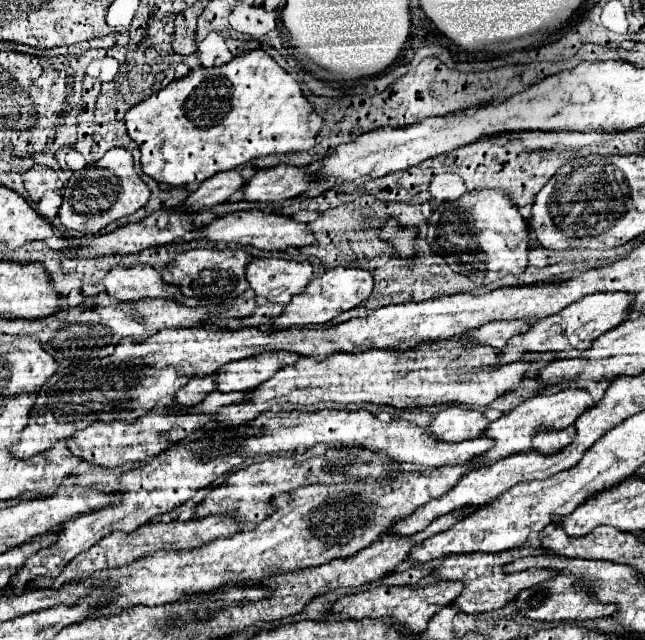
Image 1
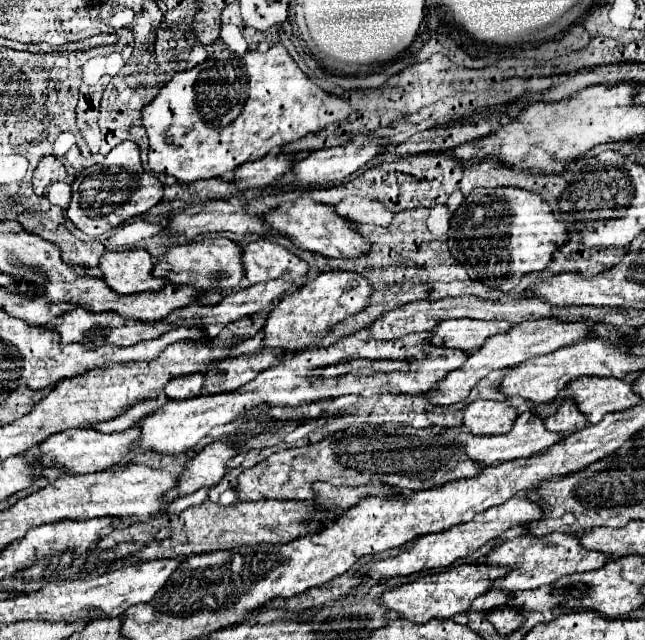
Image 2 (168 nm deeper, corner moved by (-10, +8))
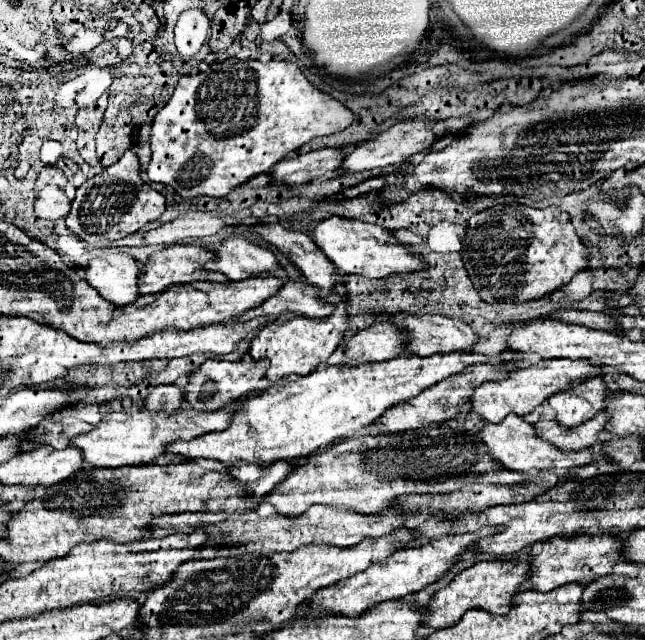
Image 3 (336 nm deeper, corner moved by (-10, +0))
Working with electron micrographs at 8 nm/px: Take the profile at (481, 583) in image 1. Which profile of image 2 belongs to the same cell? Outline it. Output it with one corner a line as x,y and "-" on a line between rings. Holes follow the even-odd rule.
550,533
544,537
536,535
522,535
510,541
504,541
496,545
484,559
484,563
490,565
504,565
510,567
510,573
506,577
494,579
492,589
500,589
504,593
516,593
516,591
526,591
526,589
536,589
542,585
550,585
556,579
570,575
570,573
580,573
580,571
590,571
598,569
604,565
610,557
604,553
594,553
588,551
580,545
576,535
566,535
566,533

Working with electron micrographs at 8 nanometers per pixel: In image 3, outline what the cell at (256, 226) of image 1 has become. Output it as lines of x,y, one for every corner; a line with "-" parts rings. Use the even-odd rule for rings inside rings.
330,217
326,221
320,221
314,229
310,229
314,243
322,249
322,253
338,267
342,275
364,275
370,279
388,277
392,273
414,273
428,269
428,263
408,251
406,245
396,241
392,233
384,227
354,221
354,219
342,219
342,217

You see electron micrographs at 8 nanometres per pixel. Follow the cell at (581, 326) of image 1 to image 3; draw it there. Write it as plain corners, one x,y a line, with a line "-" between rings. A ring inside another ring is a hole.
506,349
504,353
500,353
504,365
468,365
464,371
450,375
448,379
424,389
420,395
408,399
408,403
396,403
392,405
388,411
384,411
384,415
374,423
376,425
376,433
402,433
402,431
410,431
410,429
420,429
424,425
430,423
442,423
446,419
452,419
454,415
460,413
460,407
464,407
470,401
472,391
484,383
484,381
498,381
508,377
512,371
518,369
518,361
514,359
514,351

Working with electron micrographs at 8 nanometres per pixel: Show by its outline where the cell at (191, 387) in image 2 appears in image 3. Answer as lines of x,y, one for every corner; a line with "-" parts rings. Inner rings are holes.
158,385
144,399
144,407
152,411
178,411
184,403
184,393
176,385

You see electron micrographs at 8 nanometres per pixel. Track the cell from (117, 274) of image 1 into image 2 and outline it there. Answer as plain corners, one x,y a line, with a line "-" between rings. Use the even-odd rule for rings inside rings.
130,249
130,251
118,251
118,253
106,251
100,259
100,269
102,269
104,281
108,283
108,287
112,287
120,295
162,289
162,279
152,275
152,267
154,267
152,255
148,251
142,251
142,249

